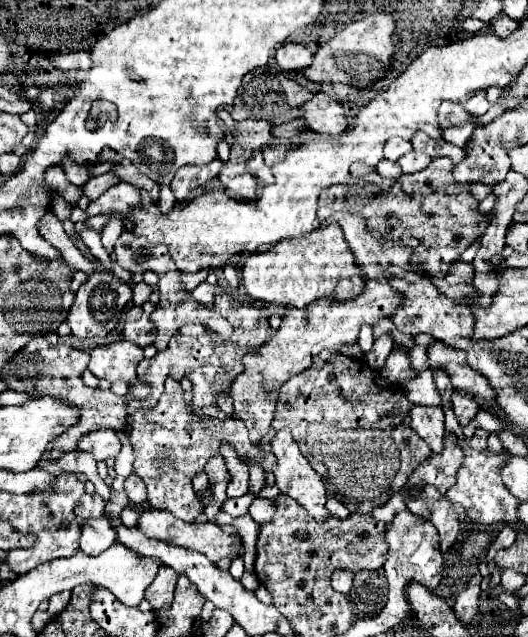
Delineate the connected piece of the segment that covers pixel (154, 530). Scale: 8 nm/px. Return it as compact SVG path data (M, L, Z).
M151 507L139 515L137 527L139 527L147 537L153 537L153 539L159 539L159 541L167 541L167 543L185 547L185 549L189 549L189 551L203 553L203 555L205 555L209 561L213 561L213 563L219 561L219 559L223 559L223 557L233 557L233 551L237 551L237 549L241 547L237 537L223 533L221 527L215 525L215 523L185 523L185 521L173 517L169 511L151 509Z

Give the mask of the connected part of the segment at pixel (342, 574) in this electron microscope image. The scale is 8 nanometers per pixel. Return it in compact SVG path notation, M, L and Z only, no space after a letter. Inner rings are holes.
M335 571L333 573L333 587L339 591L339 593L349 593L353 585L353 573L351 571Z

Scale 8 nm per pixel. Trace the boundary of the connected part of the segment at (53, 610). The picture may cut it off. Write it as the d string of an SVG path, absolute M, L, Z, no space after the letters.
M69 592L66 593L57 593L49 599L49 613L55 617L55 615L59 615L65 607L69 604L71 594Z

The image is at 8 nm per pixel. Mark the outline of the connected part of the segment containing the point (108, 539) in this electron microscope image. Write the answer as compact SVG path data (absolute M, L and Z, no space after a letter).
M105 517L99 519L89 519L83 525L83 533L81 533L81 551L85 555L99 555L101 551L105 551L105 547L111 547L115 543L115 531L109 525L109 521Z

